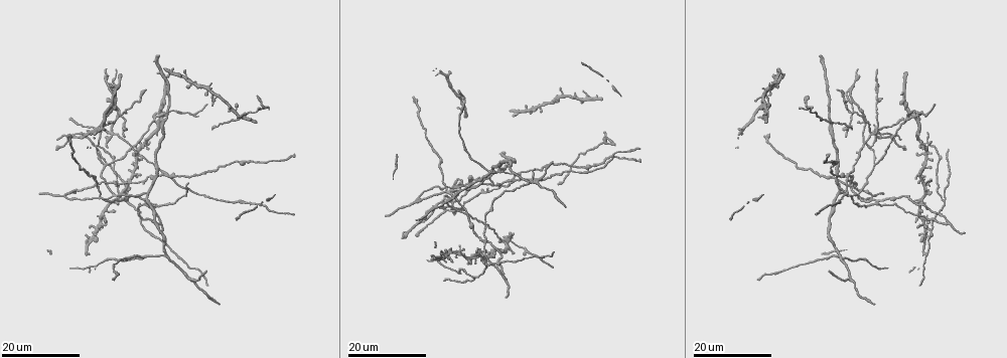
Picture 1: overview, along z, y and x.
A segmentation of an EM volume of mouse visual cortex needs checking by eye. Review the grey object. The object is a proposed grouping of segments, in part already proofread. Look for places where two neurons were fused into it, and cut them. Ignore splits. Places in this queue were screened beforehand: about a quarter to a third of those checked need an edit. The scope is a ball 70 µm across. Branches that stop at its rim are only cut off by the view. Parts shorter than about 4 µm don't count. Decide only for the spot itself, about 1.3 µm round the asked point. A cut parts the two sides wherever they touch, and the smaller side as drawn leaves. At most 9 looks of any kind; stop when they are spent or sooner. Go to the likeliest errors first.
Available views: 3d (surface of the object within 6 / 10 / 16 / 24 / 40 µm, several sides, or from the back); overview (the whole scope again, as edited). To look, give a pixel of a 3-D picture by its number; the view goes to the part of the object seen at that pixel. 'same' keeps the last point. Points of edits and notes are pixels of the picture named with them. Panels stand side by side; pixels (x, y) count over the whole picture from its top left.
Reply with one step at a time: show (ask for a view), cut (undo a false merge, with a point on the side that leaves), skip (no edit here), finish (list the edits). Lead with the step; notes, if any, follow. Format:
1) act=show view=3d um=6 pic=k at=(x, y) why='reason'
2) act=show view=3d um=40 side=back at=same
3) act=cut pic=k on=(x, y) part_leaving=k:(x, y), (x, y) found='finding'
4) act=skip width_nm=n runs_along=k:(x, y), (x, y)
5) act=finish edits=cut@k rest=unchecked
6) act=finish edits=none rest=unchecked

act=show view=3d um=24 pic=1 at=(103, 165)

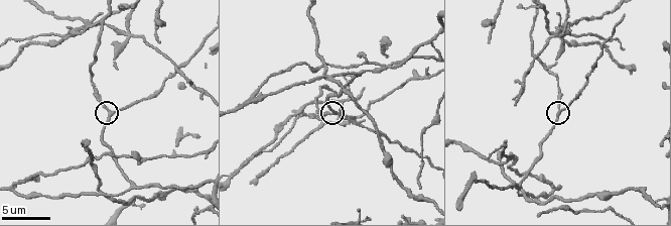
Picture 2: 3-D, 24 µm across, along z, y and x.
act=show view=3d um=10 pic=2 at=(109, 110) why='closer look'

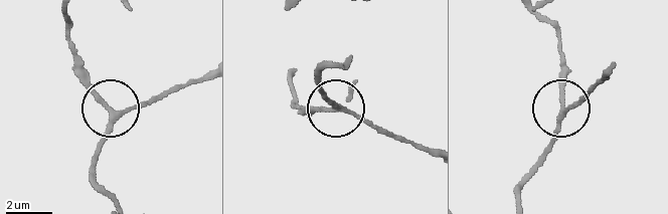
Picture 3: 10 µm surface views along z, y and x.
act=skip runs_along=3:(515, 201), (551, 138), (561, 110), (561, 65) found='all the same neuron'

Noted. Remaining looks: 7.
act=show view=3d um=16 pic=1 at=(471, 277) why='branch point'

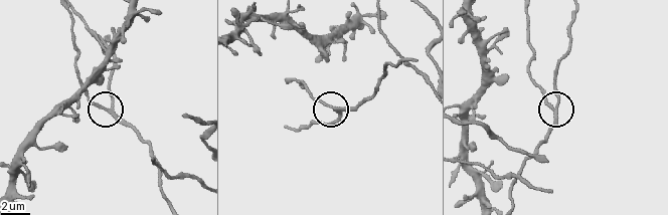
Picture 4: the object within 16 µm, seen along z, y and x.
act=show view=3d um=6 pic=4 at=(553, 110)

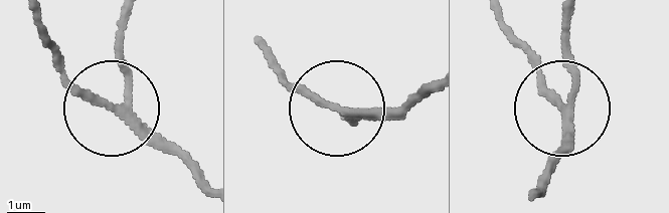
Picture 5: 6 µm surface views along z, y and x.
act=skip side_arm_um=18 arms=3 found='one neuron here'

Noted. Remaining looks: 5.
act=show view=3d um=6 pic=2 at=(12, 183) why='a fork'

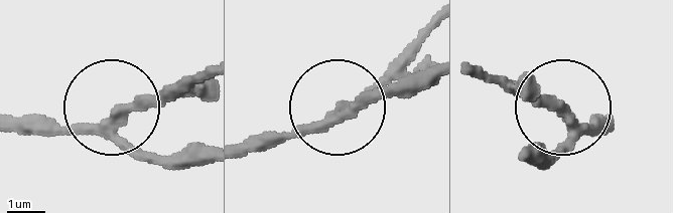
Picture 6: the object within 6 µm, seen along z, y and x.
act=cut pic=6 on=(145, 105) part_leaving=6:(102, 127), (205, 78) found='a second neuron is stuck on'

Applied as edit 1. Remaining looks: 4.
act=show view=3d um=16 pic=1 at=(538, 181) why='a fork'

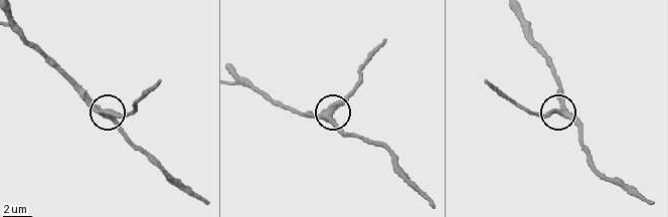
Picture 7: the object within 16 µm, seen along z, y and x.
act=show view=3d um=6 pic=7 at=(327, 118)

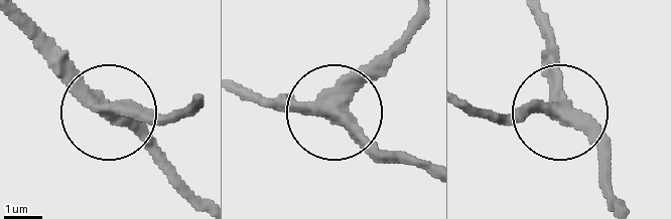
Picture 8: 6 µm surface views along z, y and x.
act=skip width_nm=390 runs_along=8:(531, 16), (557, 108), (480, 112) found='all the same neuron'

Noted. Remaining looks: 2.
act=show view=3d um=6 pic=2 at=(469, 178) why='two arms in line, one across'

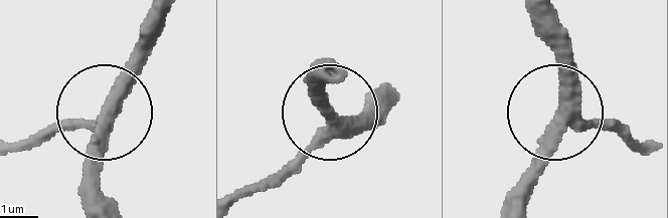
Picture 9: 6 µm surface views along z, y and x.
act=skip arms=3 runs_along=9:(650, 152), (556, 117), (550, 152), (509, 197) found='all the same neuron'

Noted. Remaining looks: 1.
act=finish edits=cut@6 rest=unchecked

